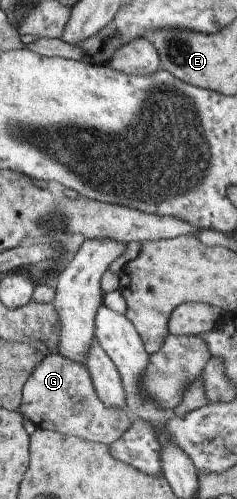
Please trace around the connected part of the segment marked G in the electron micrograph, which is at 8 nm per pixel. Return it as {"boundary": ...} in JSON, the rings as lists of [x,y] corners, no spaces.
{"boundary":[[[60,354],[45,356],[25,380],[17,411],[34,426],[104,445],[118,440],[133,418],[127,408],[107,407],[95,393],[86,367]]]}

